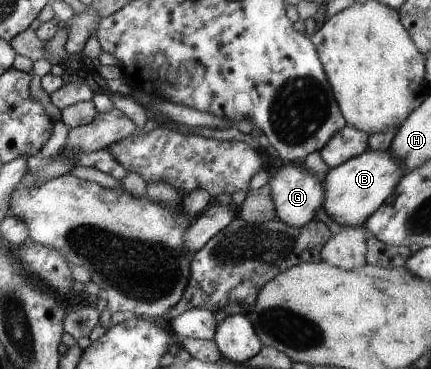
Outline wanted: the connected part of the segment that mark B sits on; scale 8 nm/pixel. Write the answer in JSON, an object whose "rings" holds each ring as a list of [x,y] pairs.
{"rings":[[[366,149],[362,154],[349,158],[342,165],[328,169],[323,176],[323,204],[327,216],[342,227],[360,226],[383,204],[402,176],[399,160],[396,161],[389,150]]]}

